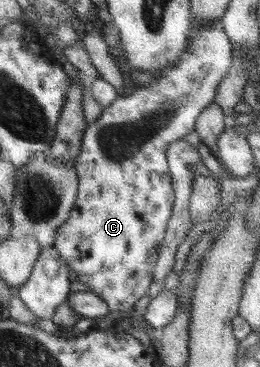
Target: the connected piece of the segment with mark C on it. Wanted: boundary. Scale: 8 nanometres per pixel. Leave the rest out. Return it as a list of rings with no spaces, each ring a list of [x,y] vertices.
[[[221,18],[189,29],[185,48],[186,53],[172,69],[162,71],[158,79],[138,88],[133,95],[118,96],[104,108],[96,122],[87,125],[82,150],[74,160],[73,167],[79,177],[77,198],[68,219],[56,230],[52,246],[76,272],[82,288],[100,296],[112,312],[134,310],[138,299],[148,292],[153,282],[158,248],[164,239],[175,202],[166,150],[169,144],[194,130],[196,118],[208,104],[214,103],[216,88],[233,61],[232,43],[224,33]]]

